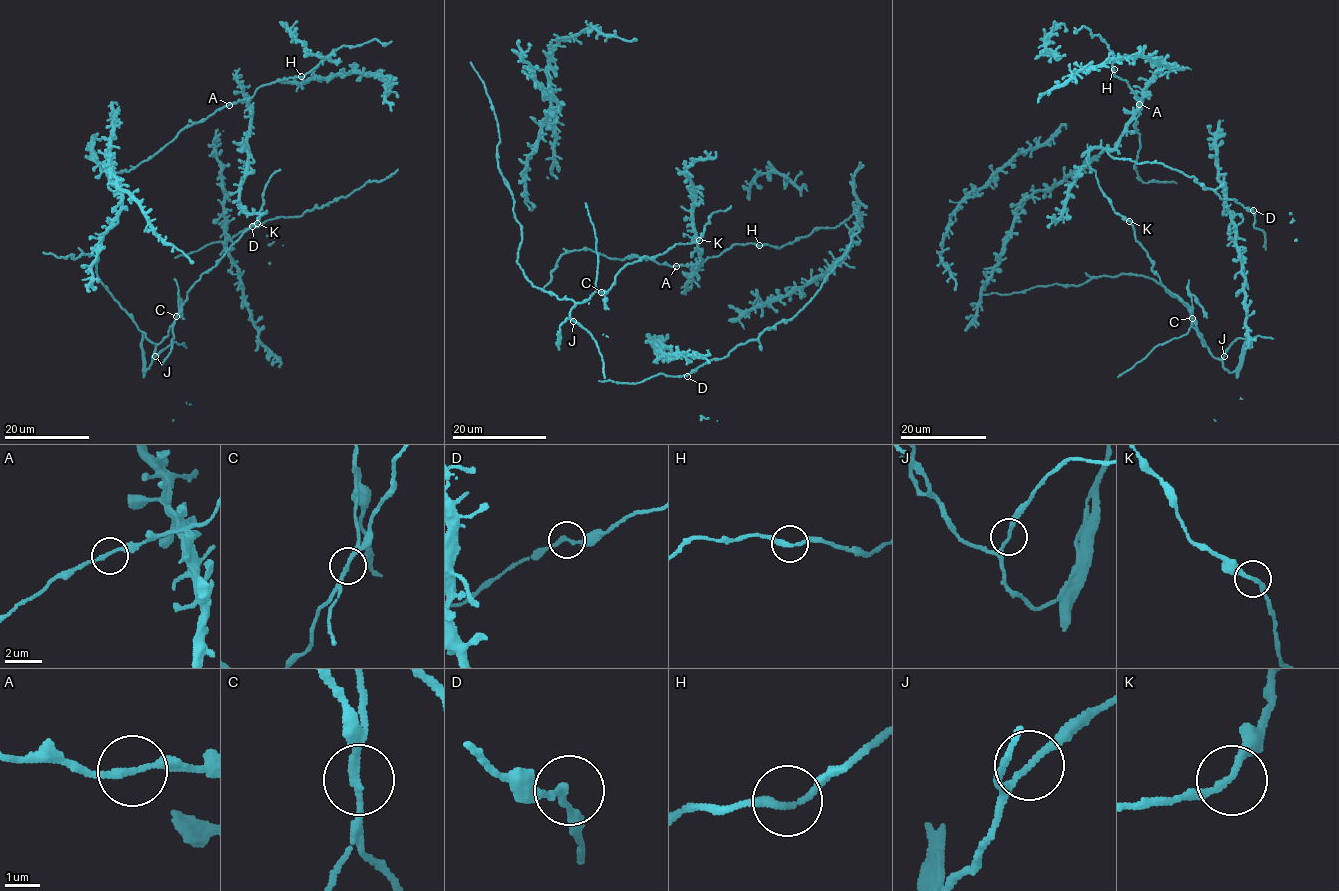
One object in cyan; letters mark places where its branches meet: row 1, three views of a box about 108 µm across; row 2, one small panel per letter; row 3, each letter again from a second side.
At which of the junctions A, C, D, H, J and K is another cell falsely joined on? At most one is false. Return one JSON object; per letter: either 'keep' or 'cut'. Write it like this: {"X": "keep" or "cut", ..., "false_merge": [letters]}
{"A": "keep", "C": "cut", "D": "keep", "H": "keep", "J": "keep", "K": "keep", "false_merge": ["C"]}

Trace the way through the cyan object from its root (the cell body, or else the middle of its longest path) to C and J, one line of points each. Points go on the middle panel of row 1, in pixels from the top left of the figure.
C: (698, 240), (674, 244), (662, 254), (649, 259), (646, 256), (627, 264), (615, 277), (615, 284), (600, 292)
J: (698, 240), (674, 244), (662, 254), (627, 264), (608, 290), (595, 291), (570, 310), (574, 321)

